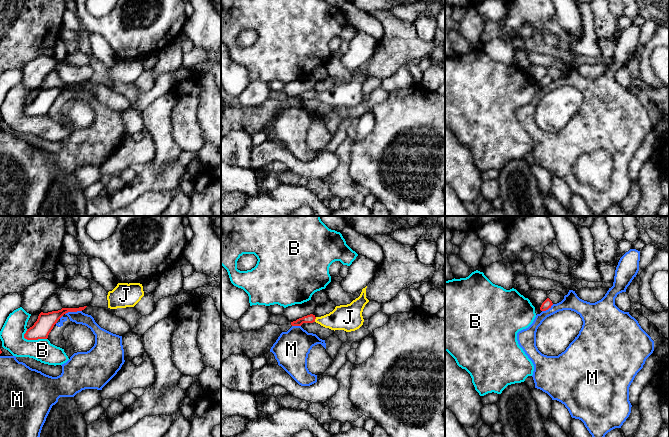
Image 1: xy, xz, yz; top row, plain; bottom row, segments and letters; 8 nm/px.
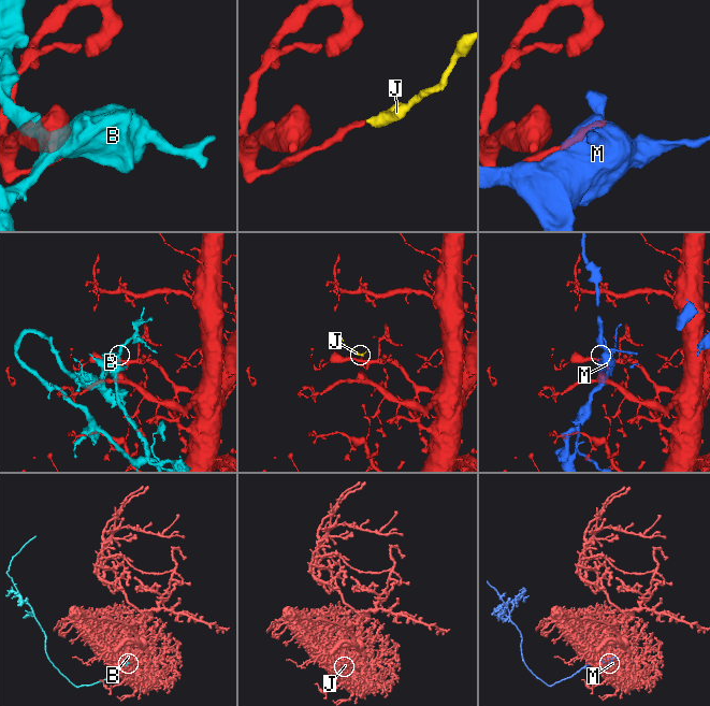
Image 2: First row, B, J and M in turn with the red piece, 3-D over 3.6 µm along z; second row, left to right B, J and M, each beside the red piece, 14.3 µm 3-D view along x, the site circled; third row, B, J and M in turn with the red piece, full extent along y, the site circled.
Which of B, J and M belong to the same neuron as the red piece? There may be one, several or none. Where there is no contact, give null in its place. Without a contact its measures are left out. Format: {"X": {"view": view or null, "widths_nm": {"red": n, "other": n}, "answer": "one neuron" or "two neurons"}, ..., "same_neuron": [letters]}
{"B": {"view": "xy", "widths_nm": {"red": 150, "other": 190}, "answer": "two neurons"}, "J": {"view": "xz", "widths_nm": {"red": 70, "other": 200}, "answer": "one neuron"}, "M": {"view": "xy", "widths_nm": {"red": 140, "other": 100}, "answer": "two neurons"}, "same_neuron": ["J"]}

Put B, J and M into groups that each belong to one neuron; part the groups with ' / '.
B / J / M

